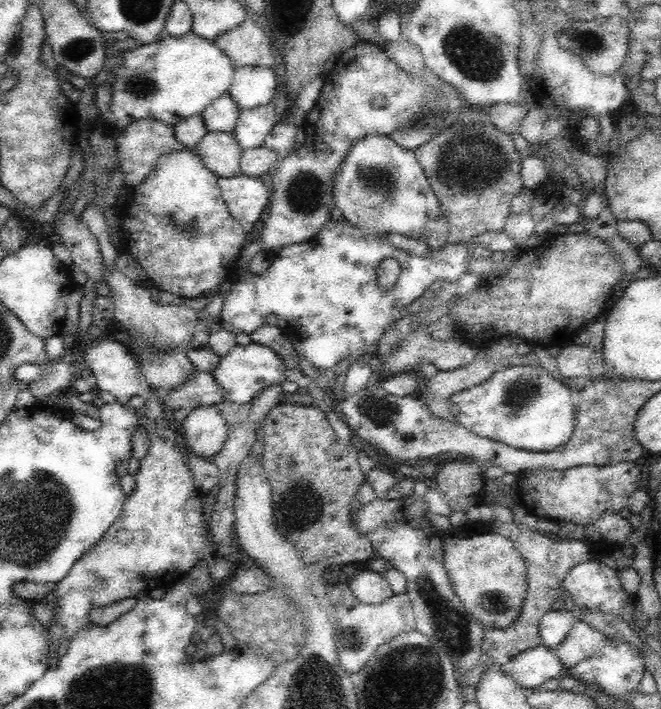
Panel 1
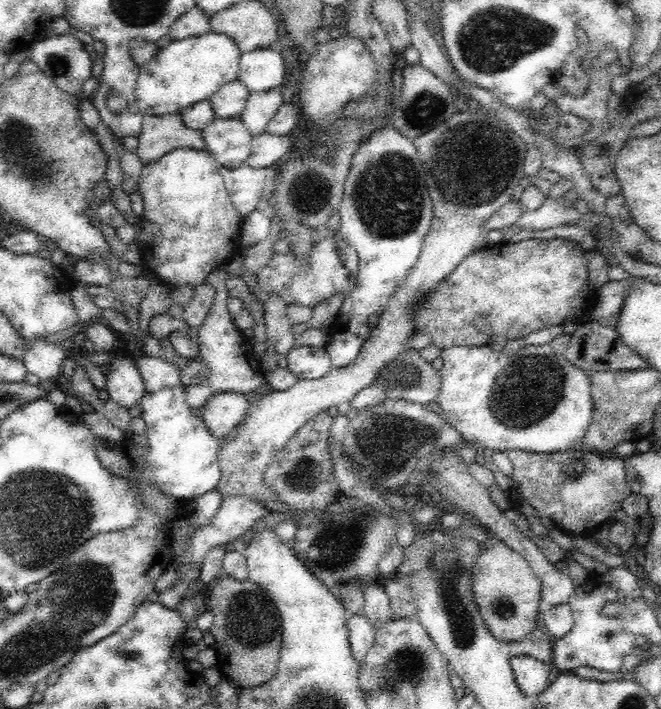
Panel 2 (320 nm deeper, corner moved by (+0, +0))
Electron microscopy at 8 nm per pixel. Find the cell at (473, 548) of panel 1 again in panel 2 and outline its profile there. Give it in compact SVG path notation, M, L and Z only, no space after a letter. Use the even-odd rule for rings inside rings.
M498 538L480 545L472 572L472 594L491 634L505 642L524 639L537 626L542 610L541 582L524 557Z

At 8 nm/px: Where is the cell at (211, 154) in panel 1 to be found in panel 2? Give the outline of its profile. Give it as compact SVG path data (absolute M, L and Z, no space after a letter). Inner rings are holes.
M240 117L215 118L201 133L205 143L203 150L216 159L218 166L238 168L248 161L253 136Z

